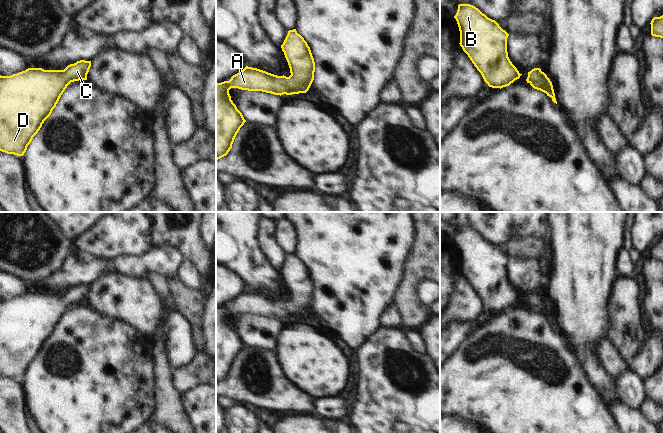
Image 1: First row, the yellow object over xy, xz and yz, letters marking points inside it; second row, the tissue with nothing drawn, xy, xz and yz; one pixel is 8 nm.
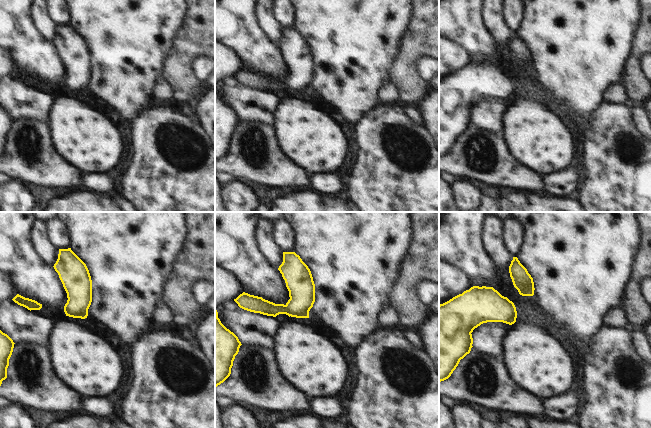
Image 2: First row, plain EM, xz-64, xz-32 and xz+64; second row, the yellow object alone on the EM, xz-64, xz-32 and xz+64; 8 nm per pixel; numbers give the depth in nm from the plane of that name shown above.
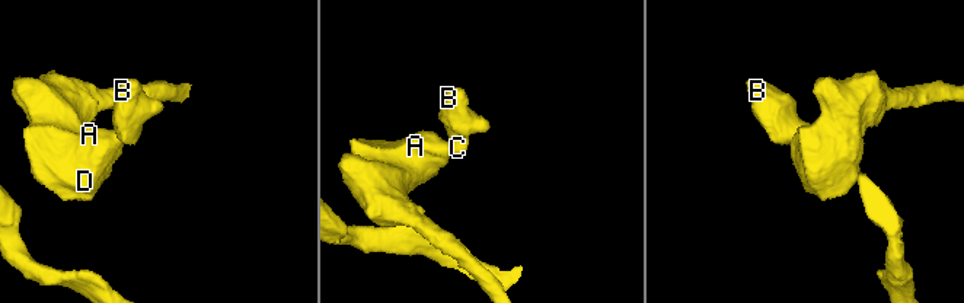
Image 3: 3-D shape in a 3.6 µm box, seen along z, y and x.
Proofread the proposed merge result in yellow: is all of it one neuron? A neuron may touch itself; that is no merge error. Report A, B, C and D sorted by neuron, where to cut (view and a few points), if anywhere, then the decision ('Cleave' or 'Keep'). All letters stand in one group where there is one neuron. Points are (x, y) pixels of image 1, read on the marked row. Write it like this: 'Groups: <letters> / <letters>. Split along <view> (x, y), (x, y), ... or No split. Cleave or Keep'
Groups: A B C D. No split. Keep

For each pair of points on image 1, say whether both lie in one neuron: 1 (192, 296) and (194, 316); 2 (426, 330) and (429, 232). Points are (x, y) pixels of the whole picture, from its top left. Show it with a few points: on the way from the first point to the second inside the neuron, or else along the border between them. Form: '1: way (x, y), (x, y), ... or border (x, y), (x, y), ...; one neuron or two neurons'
1: way (192, 301), (194, 311); one neuron
2: border (429, 320), (419, 328); two neurons

